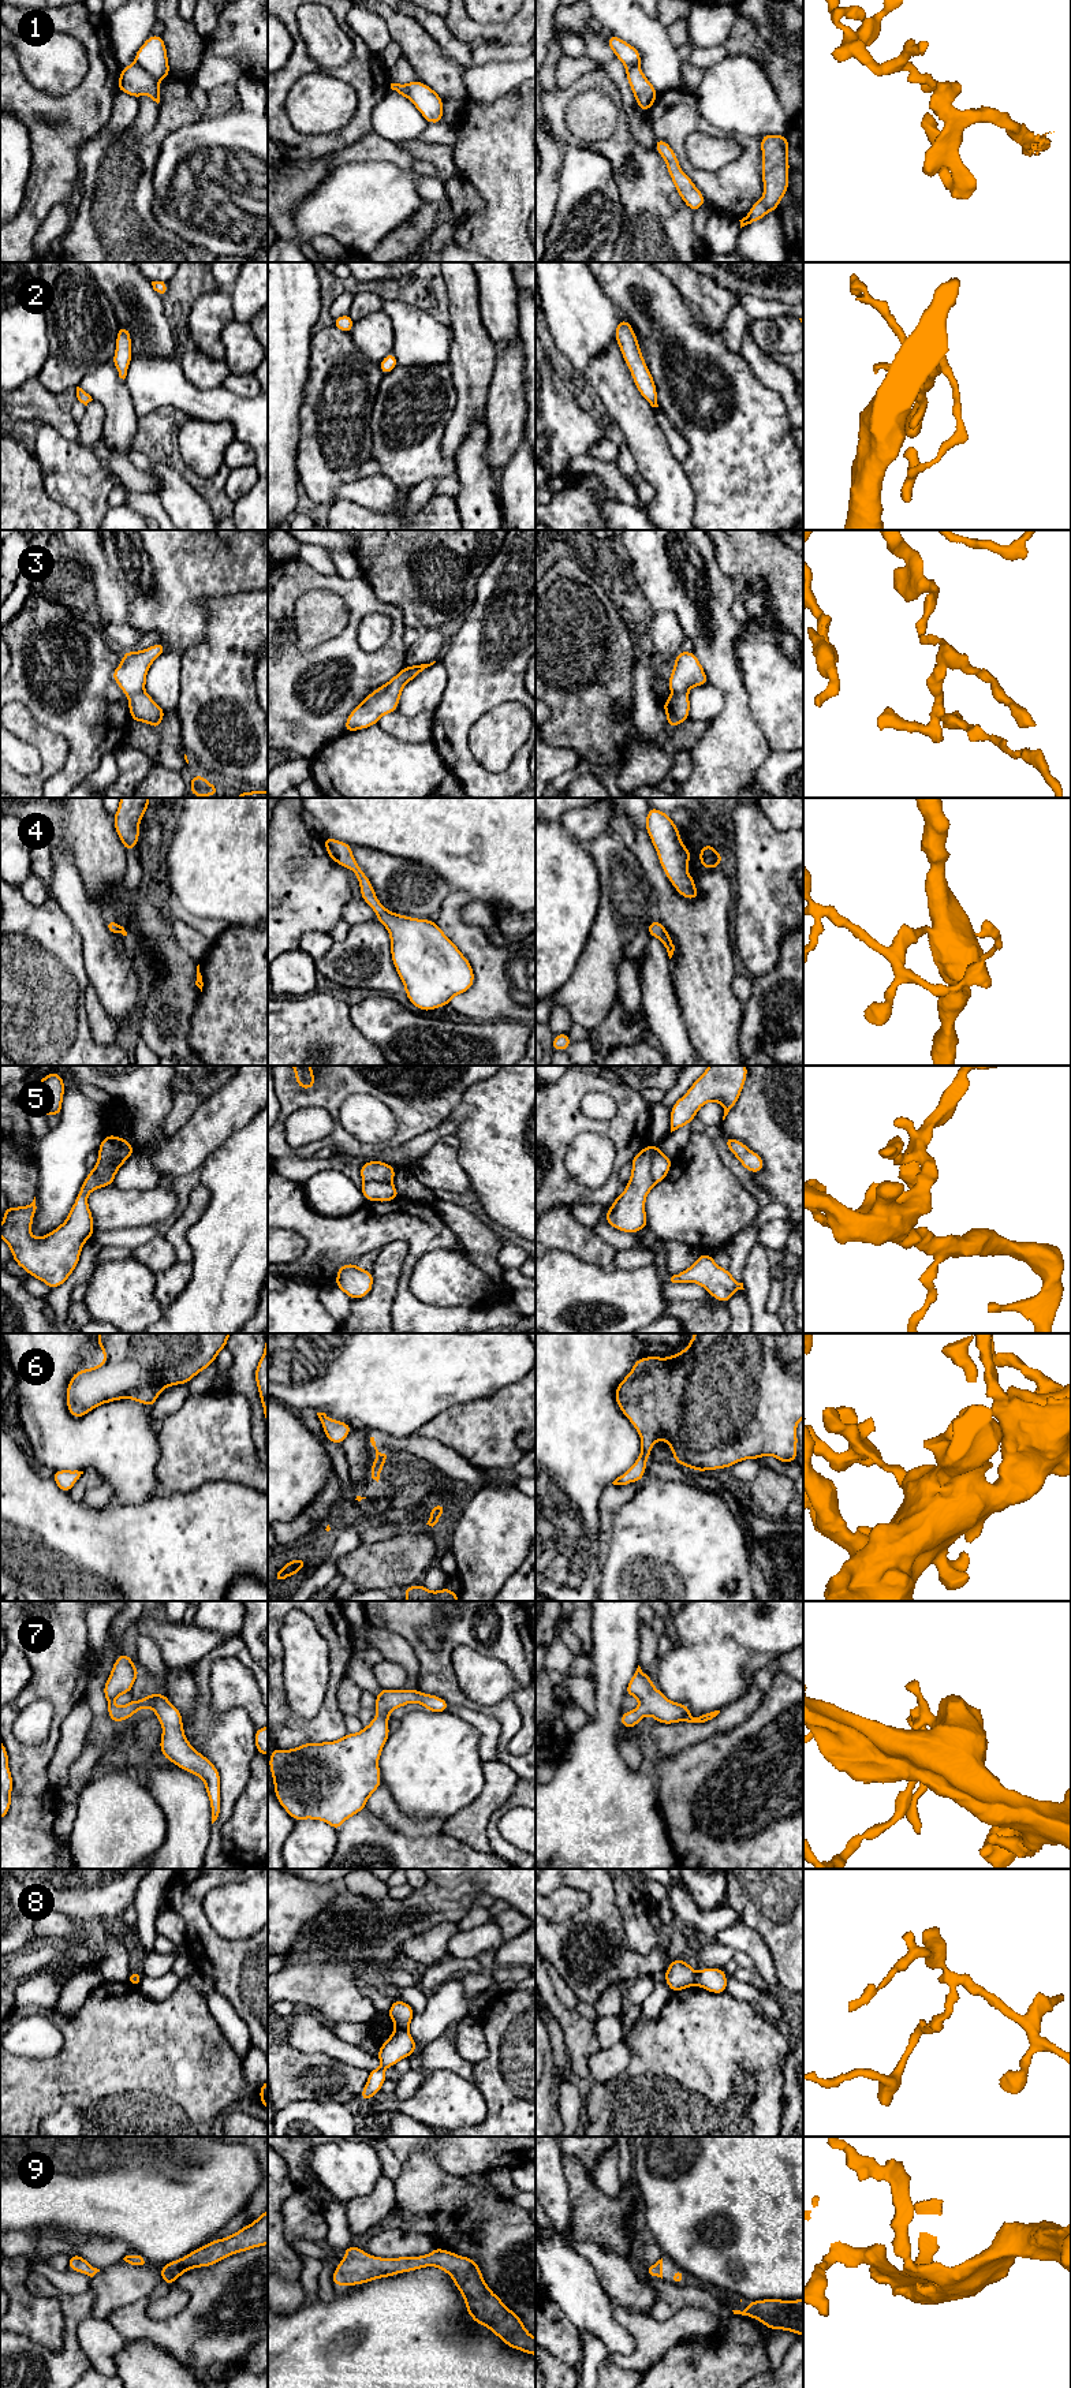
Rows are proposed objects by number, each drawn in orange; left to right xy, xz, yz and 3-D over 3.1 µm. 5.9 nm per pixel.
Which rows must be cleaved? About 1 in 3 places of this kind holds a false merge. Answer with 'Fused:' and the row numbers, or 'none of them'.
Fused: 1, 3, 5, 8

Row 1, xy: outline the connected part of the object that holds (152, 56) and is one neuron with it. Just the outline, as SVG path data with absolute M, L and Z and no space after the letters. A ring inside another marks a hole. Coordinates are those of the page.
M152 34L137 51L135 63L158 79L167 78L171 71L163 37Z

